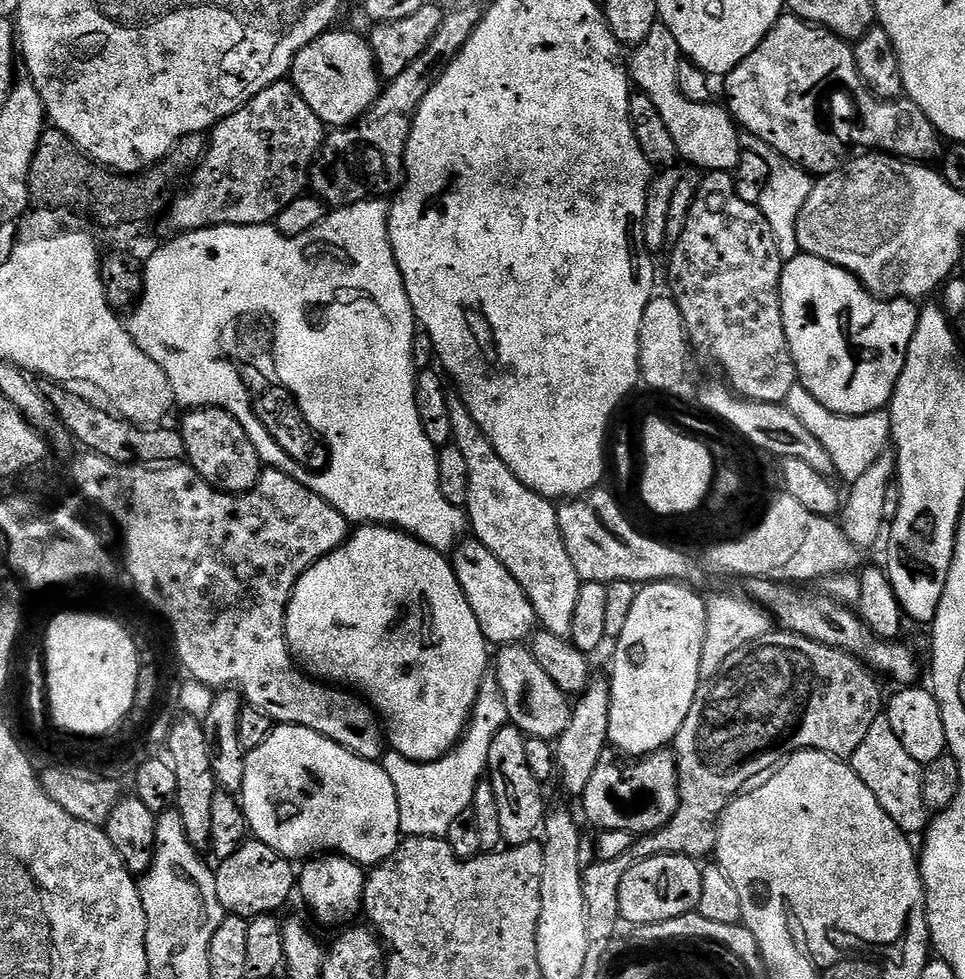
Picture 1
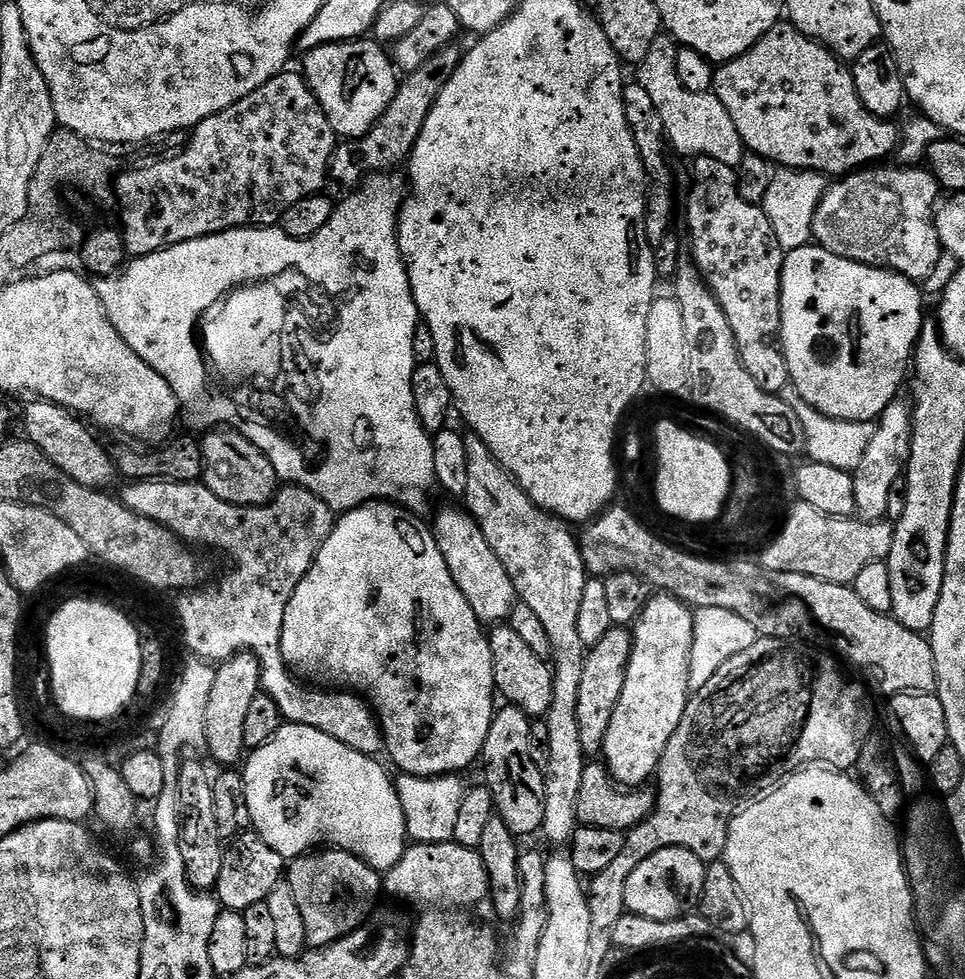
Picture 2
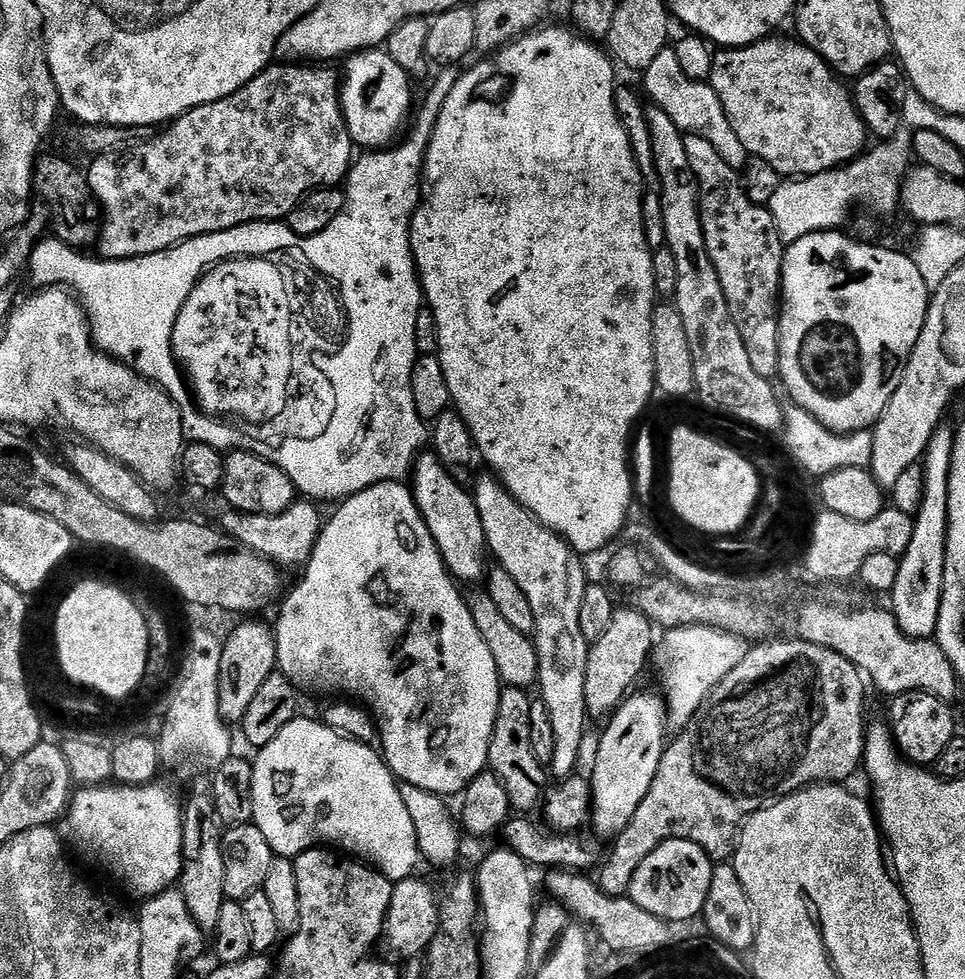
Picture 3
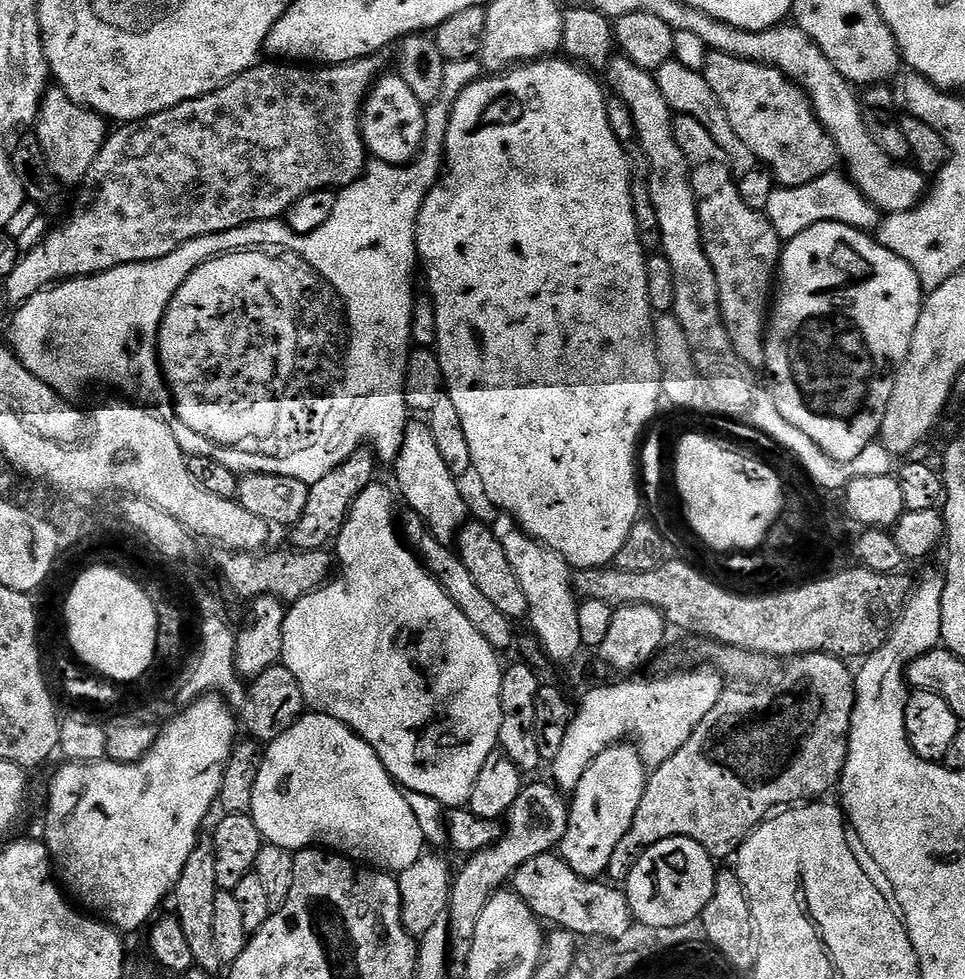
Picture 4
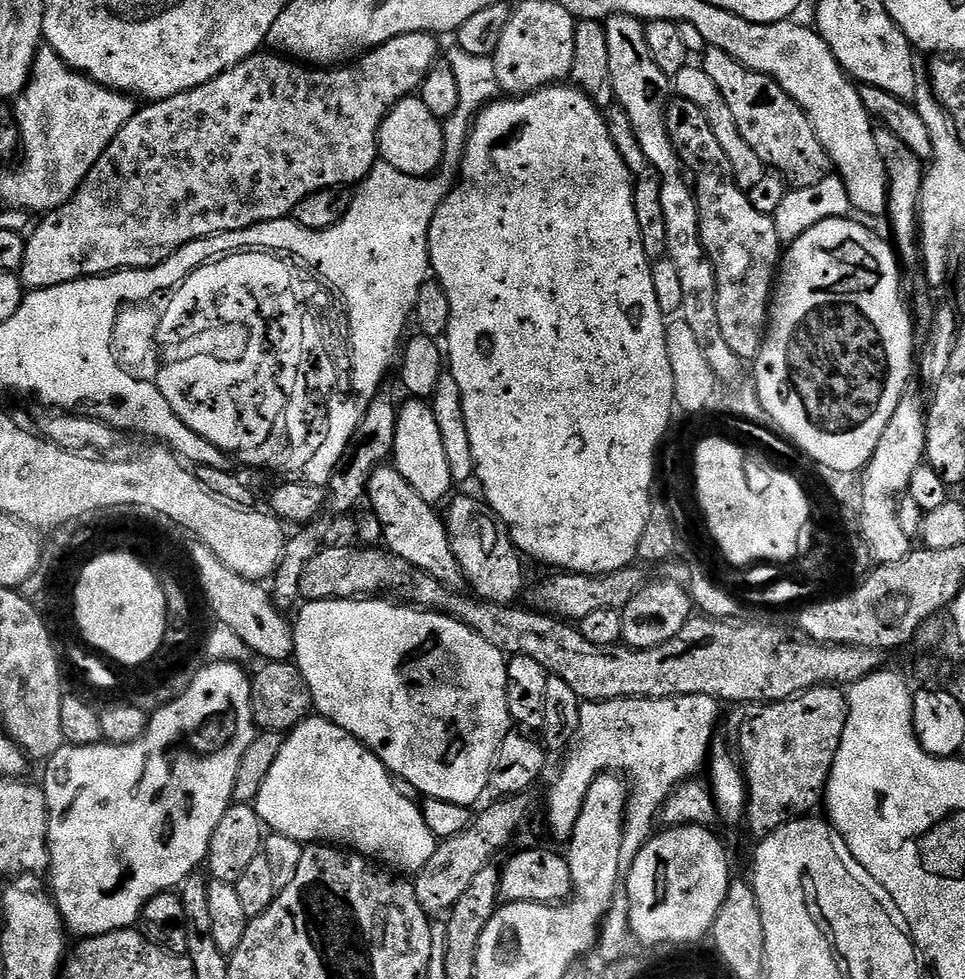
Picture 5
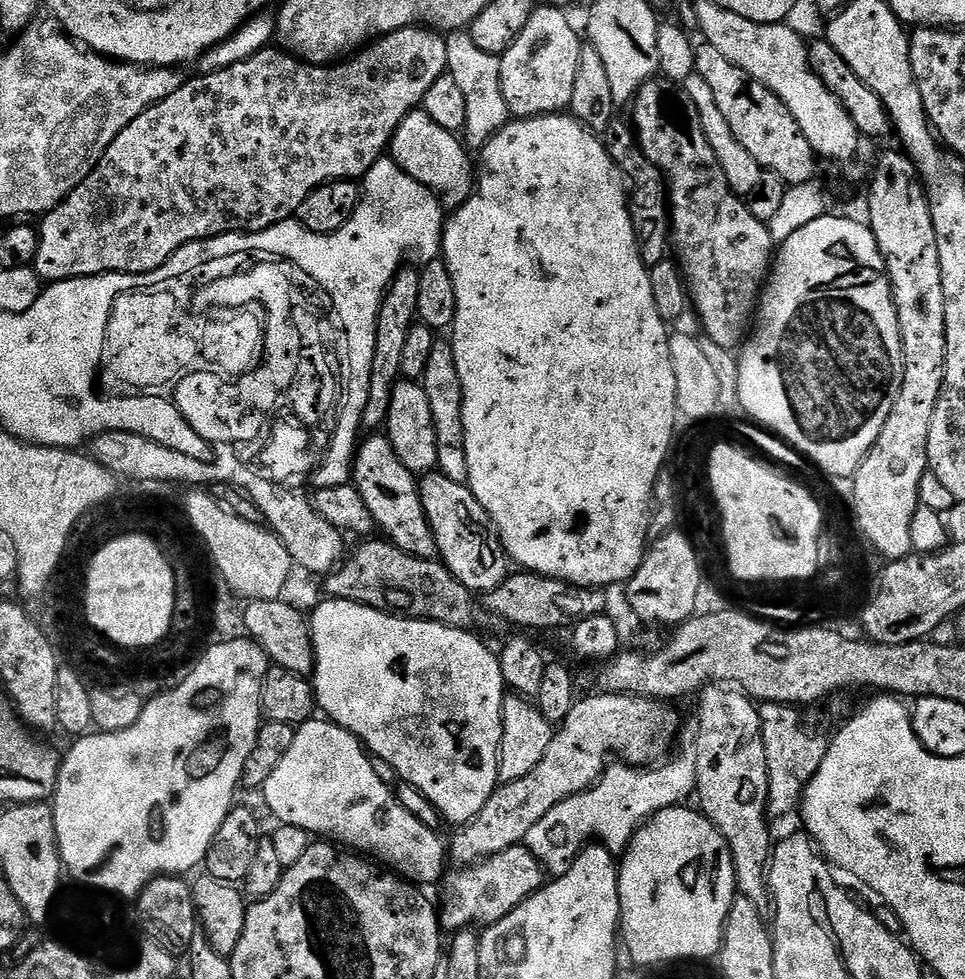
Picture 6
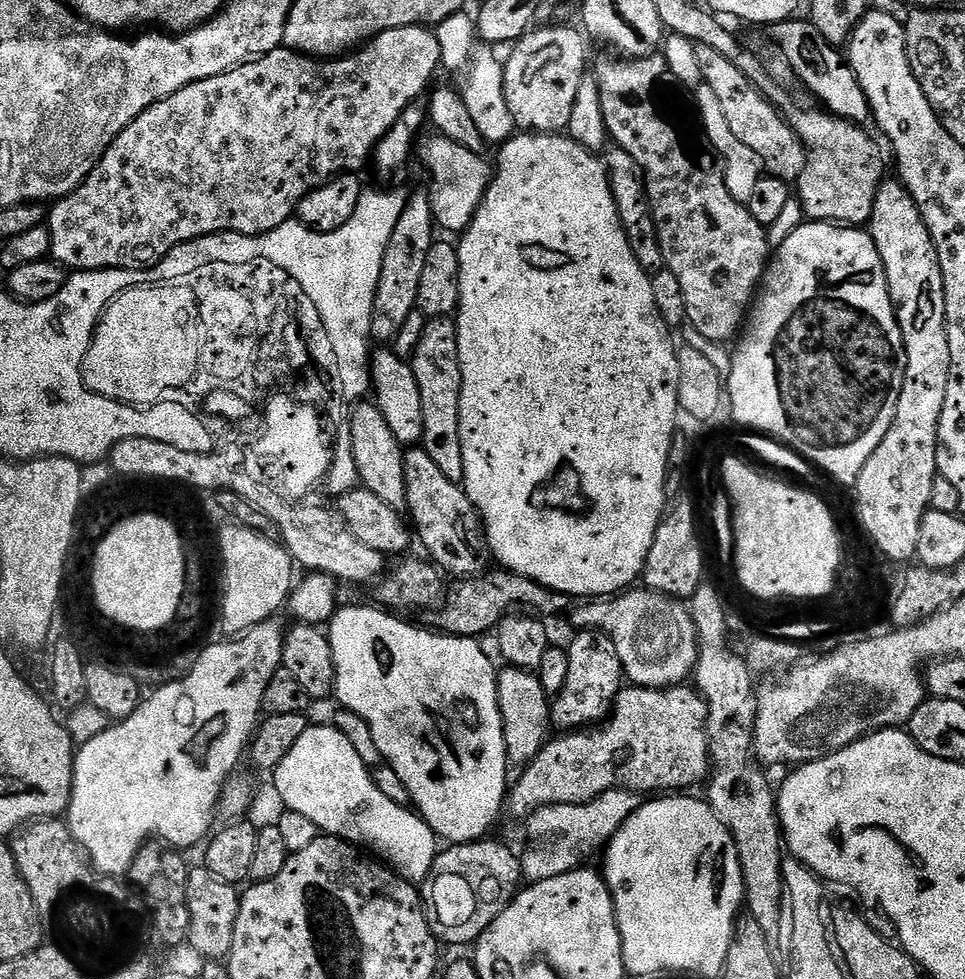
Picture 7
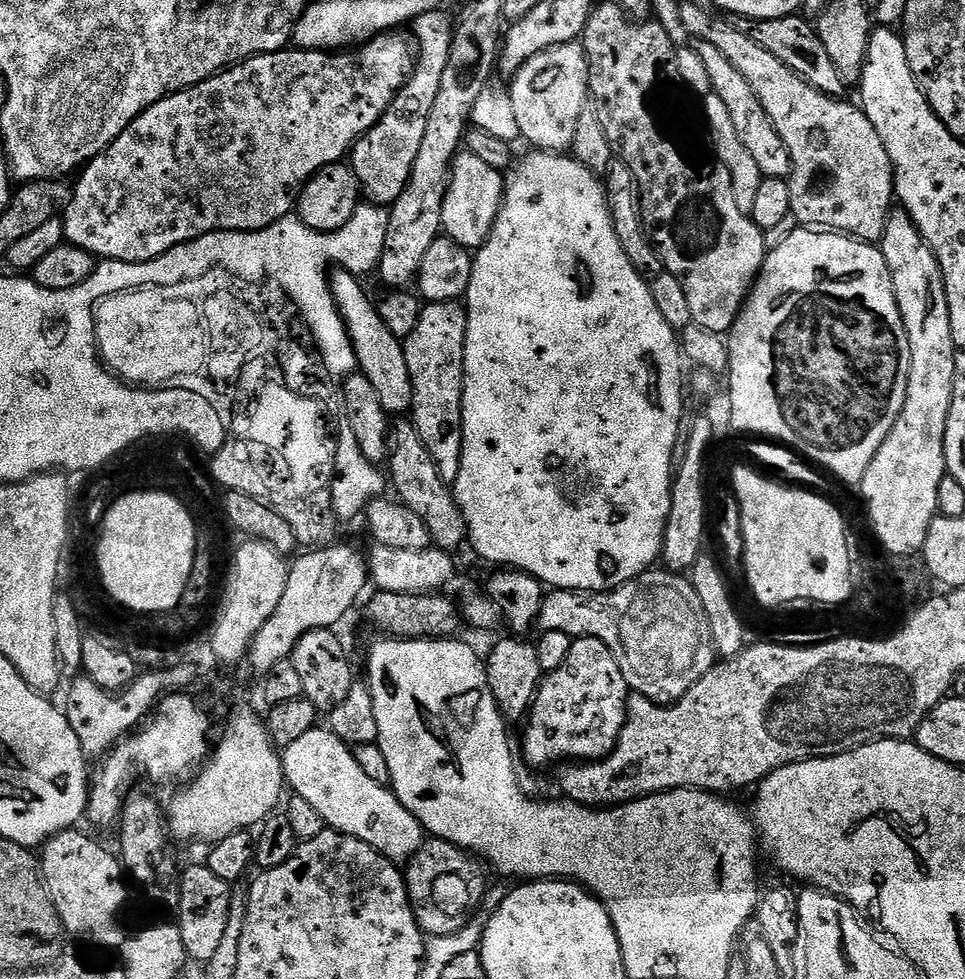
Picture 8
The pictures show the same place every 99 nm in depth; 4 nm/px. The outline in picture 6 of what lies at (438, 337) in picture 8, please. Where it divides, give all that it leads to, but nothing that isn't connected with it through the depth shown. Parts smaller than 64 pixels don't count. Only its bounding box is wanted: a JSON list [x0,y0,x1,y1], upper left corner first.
[422,342,467,484]

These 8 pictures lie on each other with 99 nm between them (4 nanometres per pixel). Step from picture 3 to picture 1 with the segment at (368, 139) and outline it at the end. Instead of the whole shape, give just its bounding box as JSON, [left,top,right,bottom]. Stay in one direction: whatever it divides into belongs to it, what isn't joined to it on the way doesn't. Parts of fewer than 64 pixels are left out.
[290,30,382,129]

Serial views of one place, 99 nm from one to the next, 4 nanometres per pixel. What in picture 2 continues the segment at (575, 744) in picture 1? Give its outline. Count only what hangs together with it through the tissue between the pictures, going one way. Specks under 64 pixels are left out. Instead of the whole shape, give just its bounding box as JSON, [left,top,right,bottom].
[578,626,632,758]

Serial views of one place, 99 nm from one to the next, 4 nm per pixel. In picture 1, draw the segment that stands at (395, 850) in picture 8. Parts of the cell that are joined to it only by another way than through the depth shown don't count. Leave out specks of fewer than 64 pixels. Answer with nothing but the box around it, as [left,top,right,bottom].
[242,724,402,866]

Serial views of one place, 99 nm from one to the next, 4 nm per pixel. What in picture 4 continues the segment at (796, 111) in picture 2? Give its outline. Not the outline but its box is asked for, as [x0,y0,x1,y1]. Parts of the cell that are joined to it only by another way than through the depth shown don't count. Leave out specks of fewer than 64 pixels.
[702,51,837,186]

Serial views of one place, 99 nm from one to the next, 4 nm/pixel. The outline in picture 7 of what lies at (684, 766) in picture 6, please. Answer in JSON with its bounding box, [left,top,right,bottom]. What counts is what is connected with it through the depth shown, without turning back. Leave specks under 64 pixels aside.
[520,788,641,884]

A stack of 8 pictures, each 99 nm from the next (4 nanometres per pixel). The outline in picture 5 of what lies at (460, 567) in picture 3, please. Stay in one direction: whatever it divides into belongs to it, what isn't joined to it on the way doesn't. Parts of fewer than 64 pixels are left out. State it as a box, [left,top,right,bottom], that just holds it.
[390,398,454,506]

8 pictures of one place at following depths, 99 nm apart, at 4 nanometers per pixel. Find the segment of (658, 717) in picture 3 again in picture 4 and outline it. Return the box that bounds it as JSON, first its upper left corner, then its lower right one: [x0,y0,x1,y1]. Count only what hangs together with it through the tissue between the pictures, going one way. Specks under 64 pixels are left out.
[562,742,648,878]

